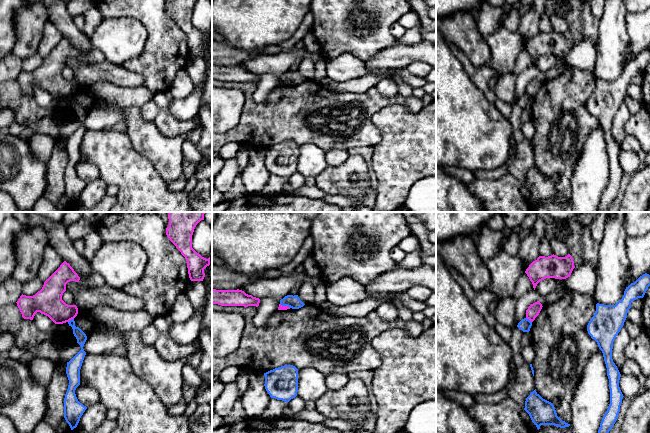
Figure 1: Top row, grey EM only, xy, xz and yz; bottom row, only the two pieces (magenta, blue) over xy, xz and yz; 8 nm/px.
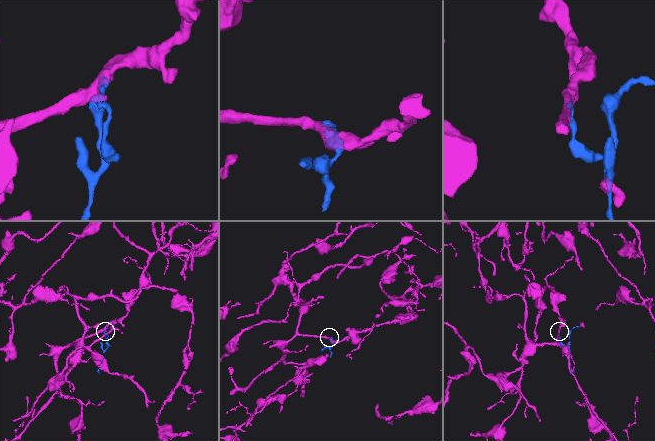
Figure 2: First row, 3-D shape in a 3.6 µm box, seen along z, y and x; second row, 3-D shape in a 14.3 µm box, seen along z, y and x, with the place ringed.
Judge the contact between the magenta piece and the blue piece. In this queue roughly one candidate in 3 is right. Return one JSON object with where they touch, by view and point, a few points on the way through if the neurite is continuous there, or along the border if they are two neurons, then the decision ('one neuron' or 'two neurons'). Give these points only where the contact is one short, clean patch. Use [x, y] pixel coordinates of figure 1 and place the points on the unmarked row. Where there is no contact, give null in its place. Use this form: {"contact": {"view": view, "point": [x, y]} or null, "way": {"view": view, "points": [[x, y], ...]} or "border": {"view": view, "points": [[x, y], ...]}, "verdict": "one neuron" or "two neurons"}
{"contact": {"view": "xy", "point": [70, 95]}, "border": {"view": "xy", "points": [[73, 94], [68, 98]]}, "verdict": "two neurons"}

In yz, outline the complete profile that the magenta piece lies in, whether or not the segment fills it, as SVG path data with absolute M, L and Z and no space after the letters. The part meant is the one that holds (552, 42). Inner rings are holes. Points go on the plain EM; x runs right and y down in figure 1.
M553 30L548 33L539 32L529 41L525 49L535 66L537 60L546 54L566 55L570 53L574 44L574 37L570 30L565 33Z

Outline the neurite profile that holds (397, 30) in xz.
M396 22L391 26L390 32L396 39L399 39L406 33L406 29Z

